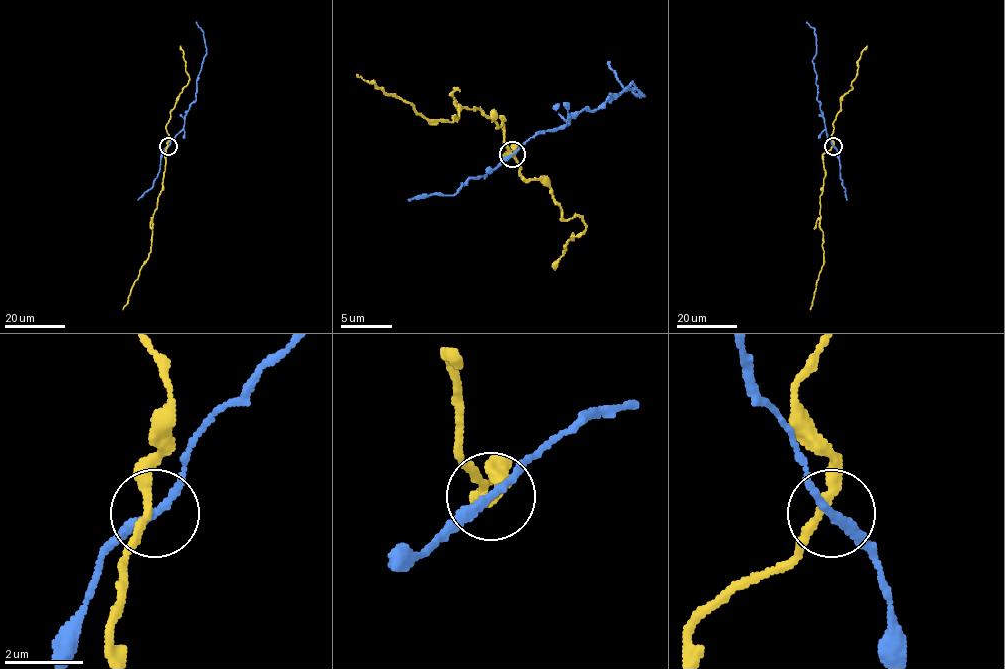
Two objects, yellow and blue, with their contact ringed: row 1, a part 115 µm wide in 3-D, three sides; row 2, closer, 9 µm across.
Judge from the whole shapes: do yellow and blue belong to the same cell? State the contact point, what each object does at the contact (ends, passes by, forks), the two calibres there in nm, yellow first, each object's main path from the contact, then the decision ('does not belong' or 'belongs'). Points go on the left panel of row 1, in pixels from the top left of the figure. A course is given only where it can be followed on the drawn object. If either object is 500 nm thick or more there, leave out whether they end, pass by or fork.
(168, 146) | yellow passes by | blue passes by | 240/200 nm | yellow via (167, 145), (163, 189), (152, 218), (150, 252), (122, 309) | blue via (168, 146), (182, 129), (186, 112), (196, 99), (197, 76), (206, 54), (201, 28), (196, 22) | belongs

